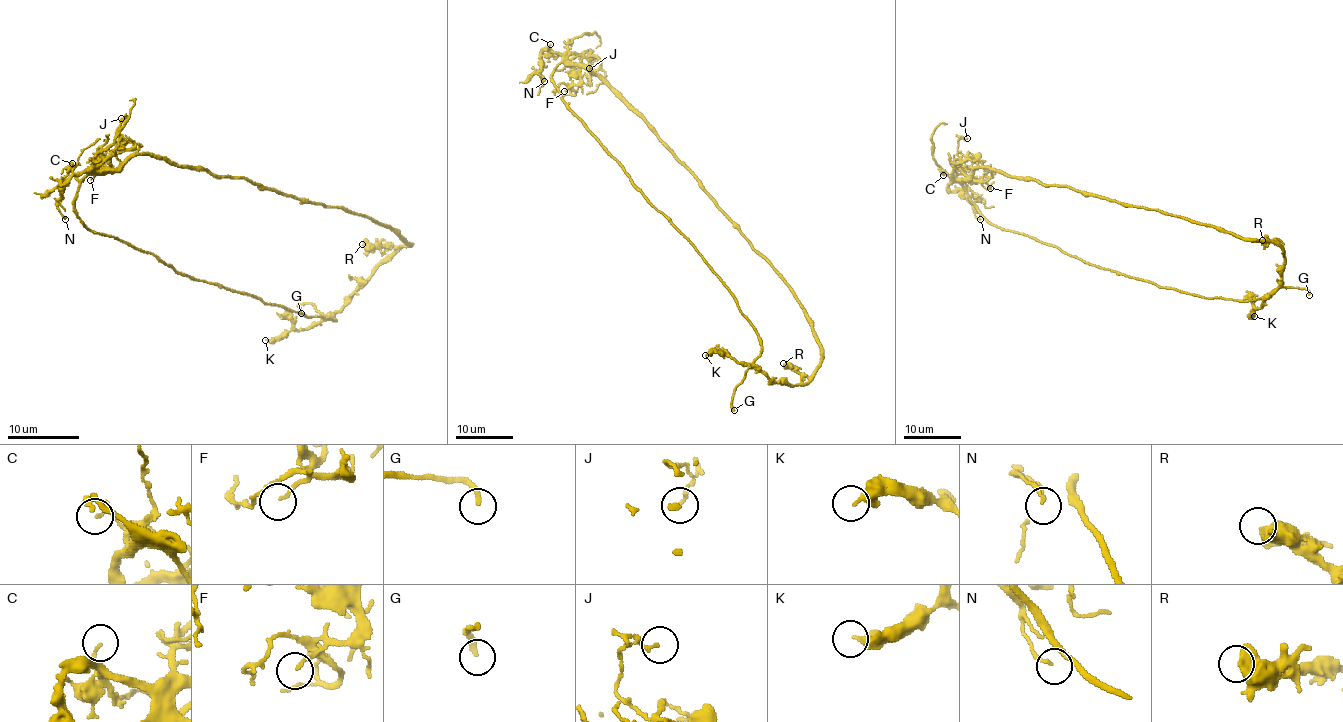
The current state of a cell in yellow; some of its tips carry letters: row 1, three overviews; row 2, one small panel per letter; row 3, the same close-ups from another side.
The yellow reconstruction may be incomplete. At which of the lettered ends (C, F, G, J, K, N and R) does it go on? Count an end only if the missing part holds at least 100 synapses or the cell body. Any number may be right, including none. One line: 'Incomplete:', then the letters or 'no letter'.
Incomplete: G

